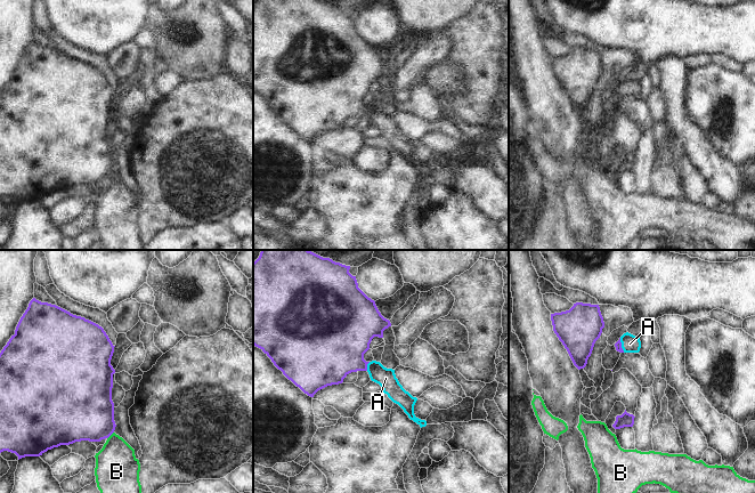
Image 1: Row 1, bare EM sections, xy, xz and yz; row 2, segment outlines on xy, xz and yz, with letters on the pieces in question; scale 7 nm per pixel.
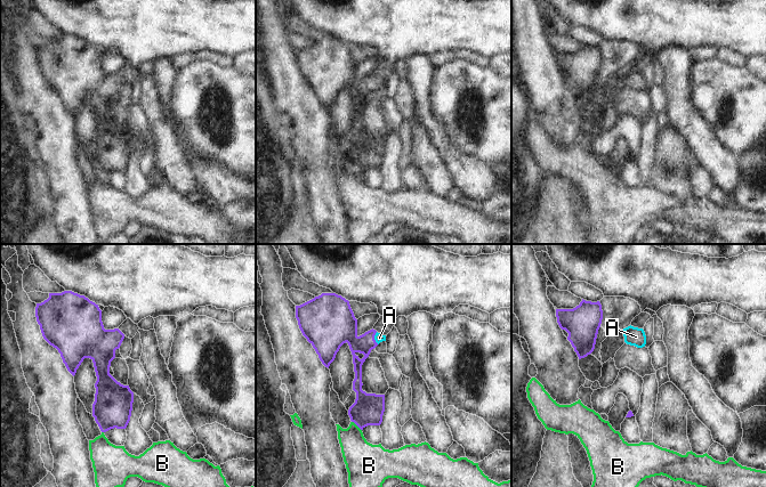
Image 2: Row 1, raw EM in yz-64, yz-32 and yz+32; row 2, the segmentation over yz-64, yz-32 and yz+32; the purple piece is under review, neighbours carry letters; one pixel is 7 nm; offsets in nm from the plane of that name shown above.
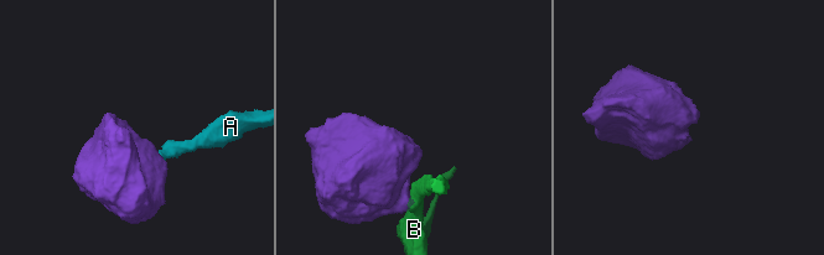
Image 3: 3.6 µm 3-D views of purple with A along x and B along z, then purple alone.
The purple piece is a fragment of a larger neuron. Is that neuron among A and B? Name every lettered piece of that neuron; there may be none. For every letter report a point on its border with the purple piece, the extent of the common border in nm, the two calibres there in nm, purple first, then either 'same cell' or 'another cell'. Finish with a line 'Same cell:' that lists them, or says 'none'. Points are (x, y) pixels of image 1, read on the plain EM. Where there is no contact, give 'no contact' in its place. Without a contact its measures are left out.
A: meets purple in xz at (366, 111); contact 70 nm long; 400 nm thick on the purple side, 140 nm on the other; same cell
B: meets purple in xy at (111, 178); contact 70 nm long; 420 nm thick on the purple side, 300 nm on the other; another cell
Same cell: A

